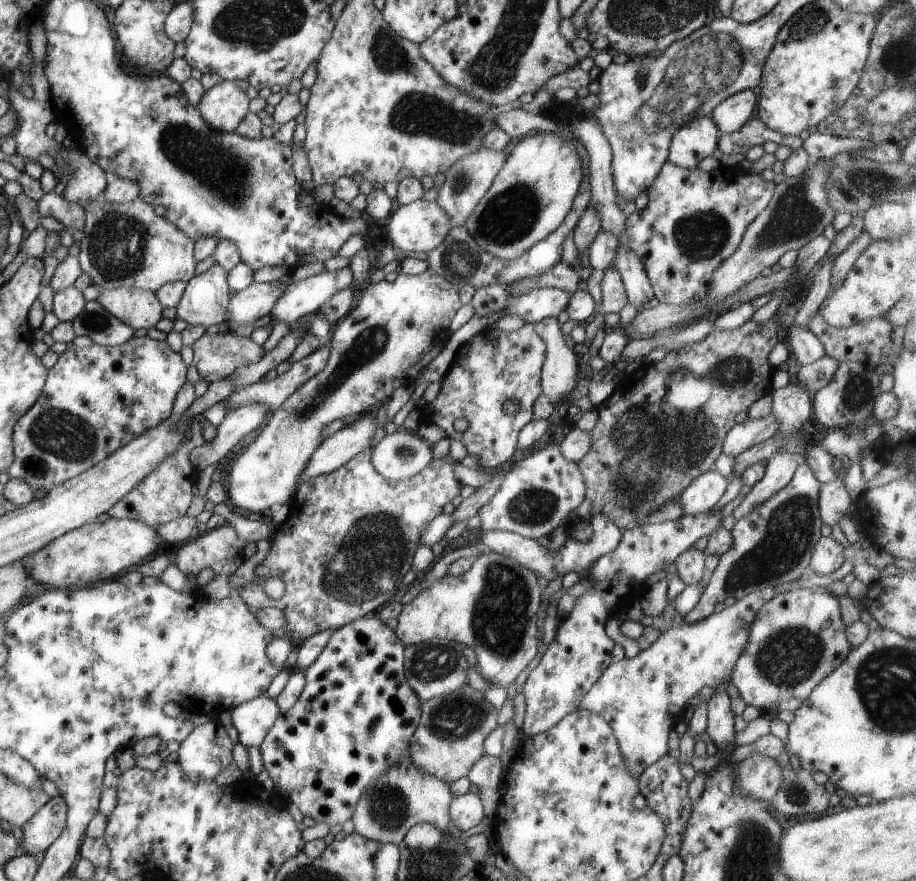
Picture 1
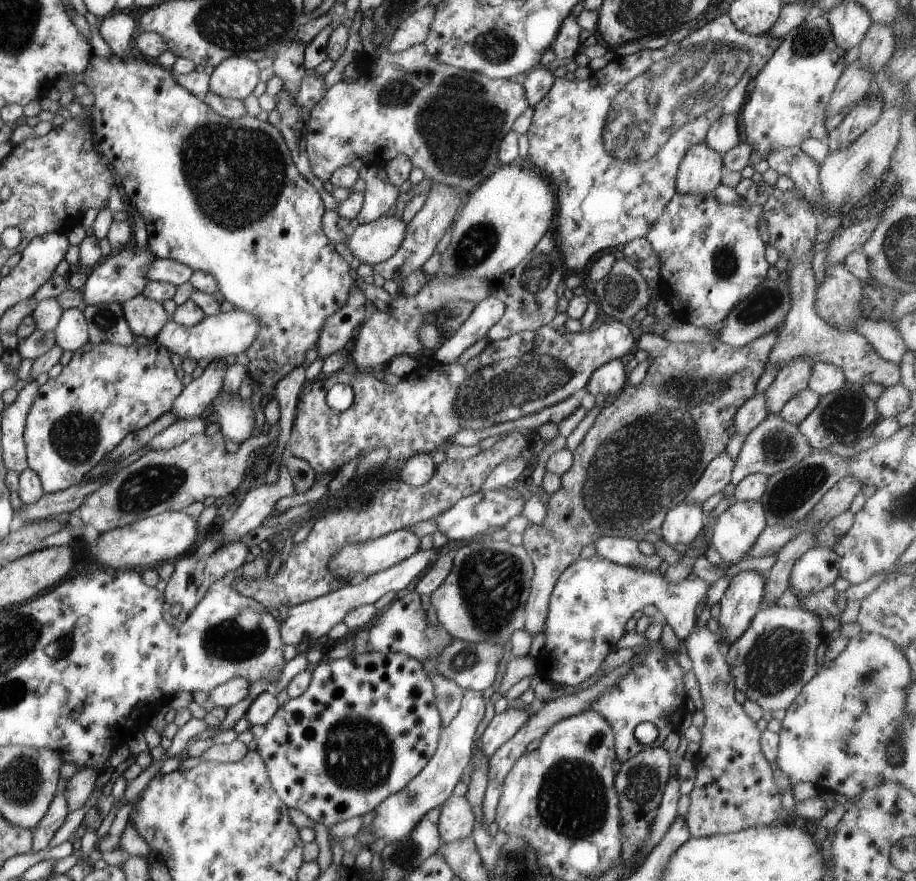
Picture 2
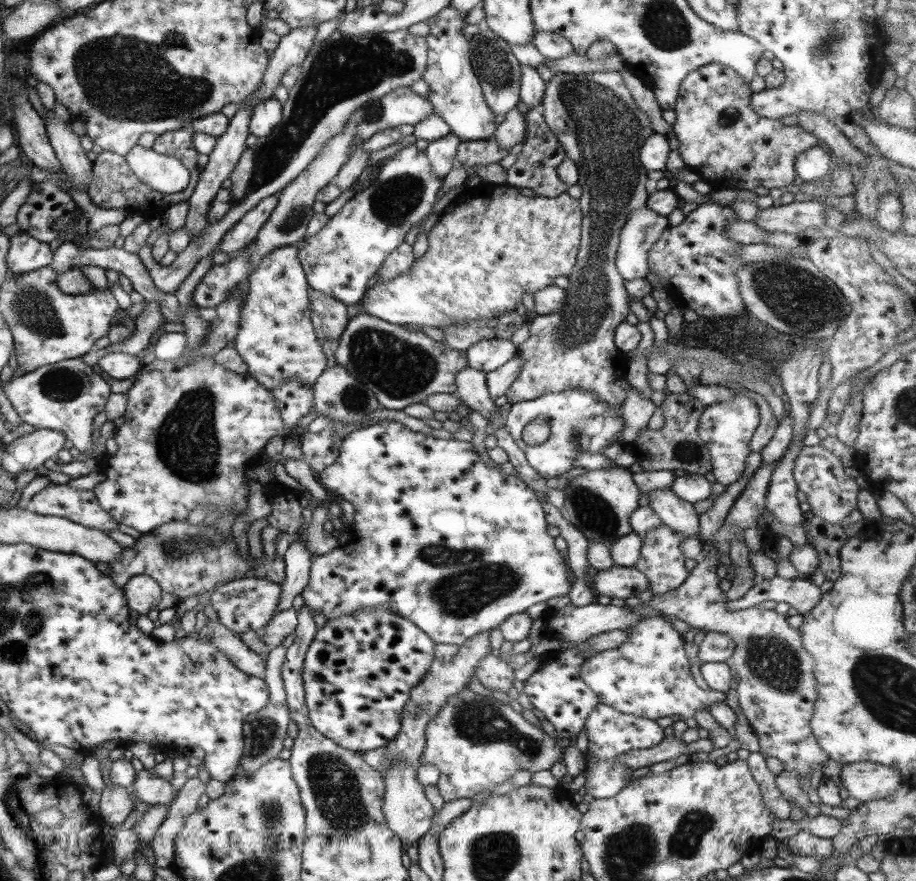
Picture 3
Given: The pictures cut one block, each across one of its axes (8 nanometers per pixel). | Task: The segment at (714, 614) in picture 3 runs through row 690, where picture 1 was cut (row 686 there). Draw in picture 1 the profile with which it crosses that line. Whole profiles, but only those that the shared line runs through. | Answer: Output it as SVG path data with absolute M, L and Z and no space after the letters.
M827 588L791 589L767 599L761 605L748 630L748 639L734 664L730 681L746 705L759 708L762 714L799 708L809 693L847 656L851 650L845 638L845 625L841 621L837 597Z

